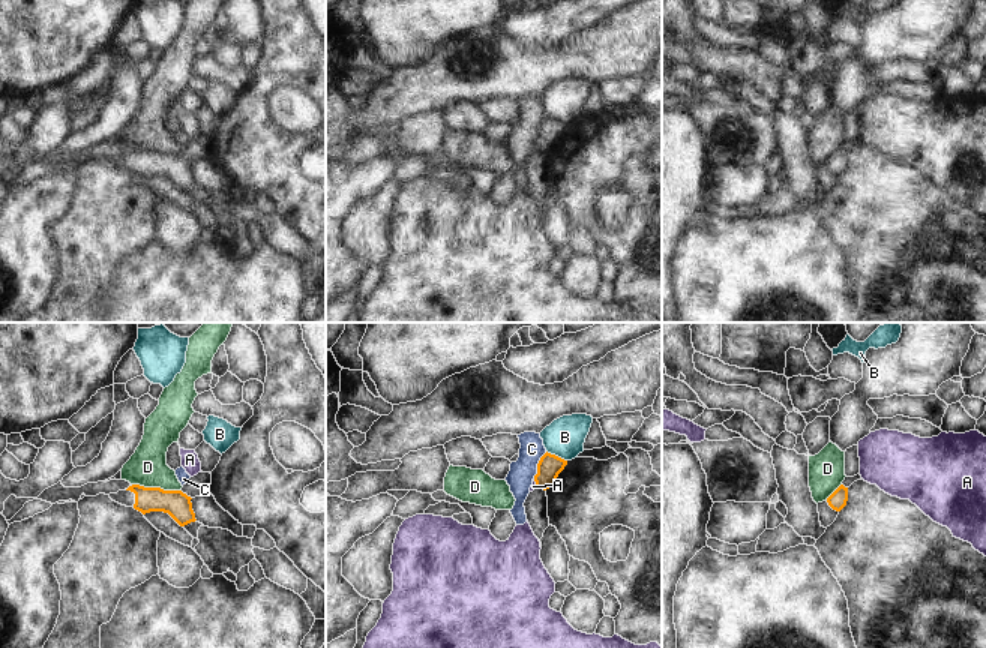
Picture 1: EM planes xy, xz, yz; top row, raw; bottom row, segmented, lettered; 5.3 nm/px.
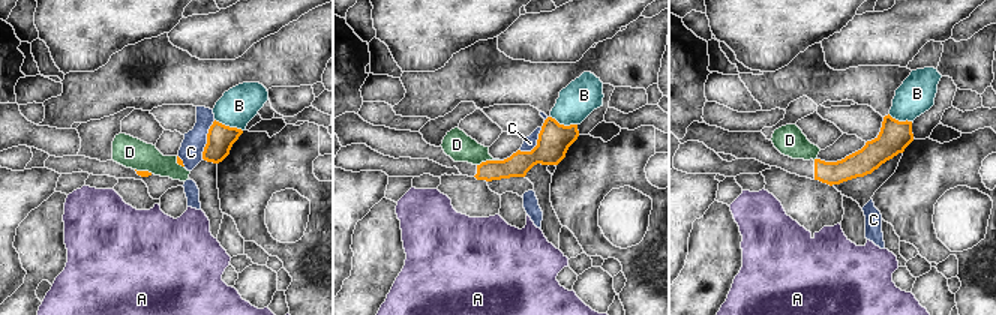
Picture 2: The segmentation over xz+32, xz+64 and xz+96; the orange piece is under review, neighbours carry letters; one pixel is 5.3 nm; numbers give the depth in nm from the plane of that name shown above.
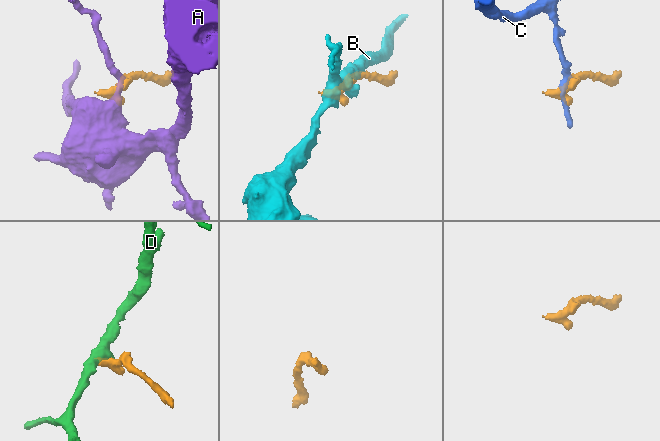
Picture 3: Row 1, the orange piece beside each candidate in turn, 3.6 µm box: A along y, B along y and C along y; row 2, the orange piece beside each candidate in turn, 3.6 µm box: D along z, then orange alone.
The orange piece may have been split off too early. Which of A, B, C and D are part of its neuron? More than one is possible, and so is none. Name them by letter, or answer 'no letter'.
no letter

